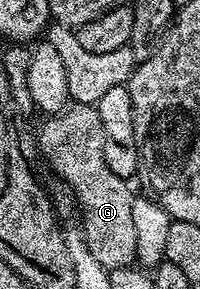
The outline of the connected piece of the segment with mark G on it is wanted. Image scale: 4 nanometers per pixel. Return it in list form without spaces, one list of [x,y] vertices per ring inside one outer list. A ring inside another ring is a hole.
[[[68,104],[59,113],[50,114],[39,129],[39,149],[55,168],[55,173],[71,185],[83,212],[81,234],[93,258],[104,269],[125,269],[137,261],[137,230],[133,228],[135,197],[122,176],[113,175],[103,150],[101,115],[95,105]]]

